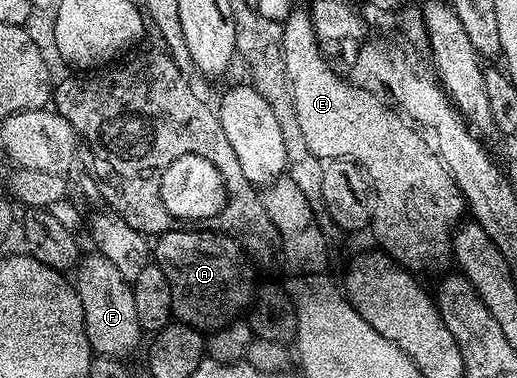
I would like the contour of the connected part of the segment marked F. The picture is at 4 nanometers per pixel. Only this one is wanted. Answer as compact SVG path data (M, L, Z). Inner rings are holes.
M100 253L84 256L76 268L73 286L83 307L84 329L91 350L98 356L125 357L143 338L137 319L132 286L122 277L115 264Z

